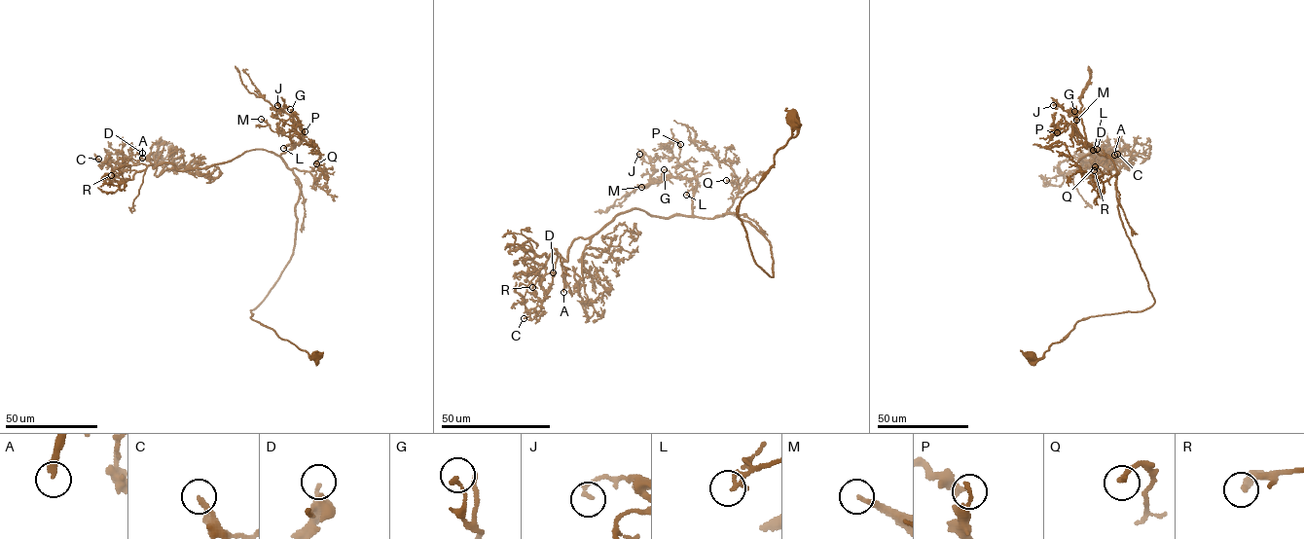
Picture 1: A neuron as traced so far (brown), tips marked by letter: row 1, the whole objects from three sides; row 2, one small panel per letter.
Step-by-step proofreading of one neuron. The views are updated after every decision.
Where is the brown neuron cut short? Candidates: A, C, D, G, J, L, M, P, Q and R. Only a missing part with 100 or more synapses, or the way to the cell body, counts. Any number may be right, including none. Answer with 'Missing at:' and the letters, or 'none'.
Missing at: A

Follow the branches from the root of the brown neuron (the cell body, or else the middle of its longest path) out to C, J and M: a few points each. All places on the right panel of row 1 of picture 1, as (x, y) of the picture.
C: (1029, 355), (1041, 358), (1078, 320), (1154, 302), (1119, 215), (1112, 161), (1099, 150), (1075, 162), (1117, 154)
J: (1029, 355), (1041, 358), (1078, 320), (1154, 301), (1119, 215), (1112, 161), (1089, 146), (1080, 113), (1053, 105)
M: (1029, 355), (1041, 358), (1078, 320), (1141, 311), (1154, 301), (1119, 215), (1112, 161), (1082, 143), (1076, 120)

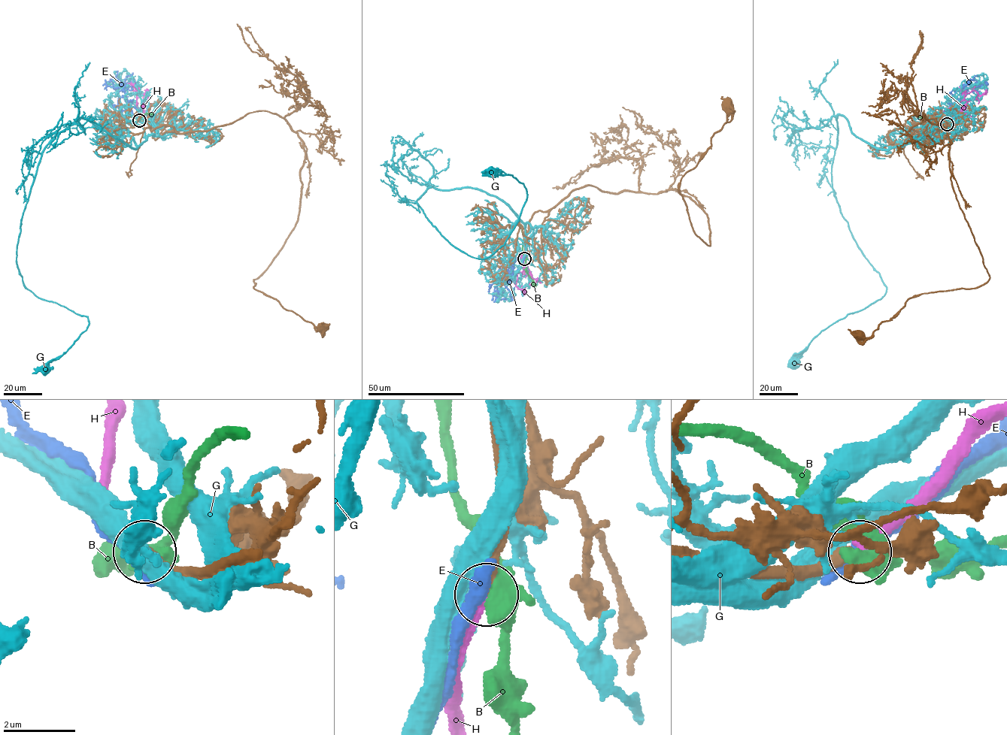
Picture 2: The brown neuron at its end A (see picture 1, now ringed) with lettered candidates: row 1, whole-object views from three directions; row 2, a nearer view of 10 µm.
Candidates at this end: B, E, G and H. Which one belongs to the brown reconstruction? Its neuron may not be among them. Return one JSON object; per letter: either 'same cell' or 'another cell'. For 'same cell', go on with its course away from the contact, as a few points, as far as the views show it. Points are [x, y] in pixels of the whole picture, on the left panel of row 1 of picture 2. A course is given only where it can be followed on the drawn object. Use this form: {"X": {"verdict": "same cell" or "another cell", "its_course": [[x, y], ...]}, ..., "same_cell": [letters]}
{"B": {"verdict": "another cell"}, "E": {"verdict": "another cell"}, "G": {"verdict": "another cell"}, "H": {"verdict": "same cell", "its_course": [[139, 120], [137, 116], [138, 91], [132, 86], [133, 90], [135, 90], [139, 84]]}, "same_cell": ["H"]}

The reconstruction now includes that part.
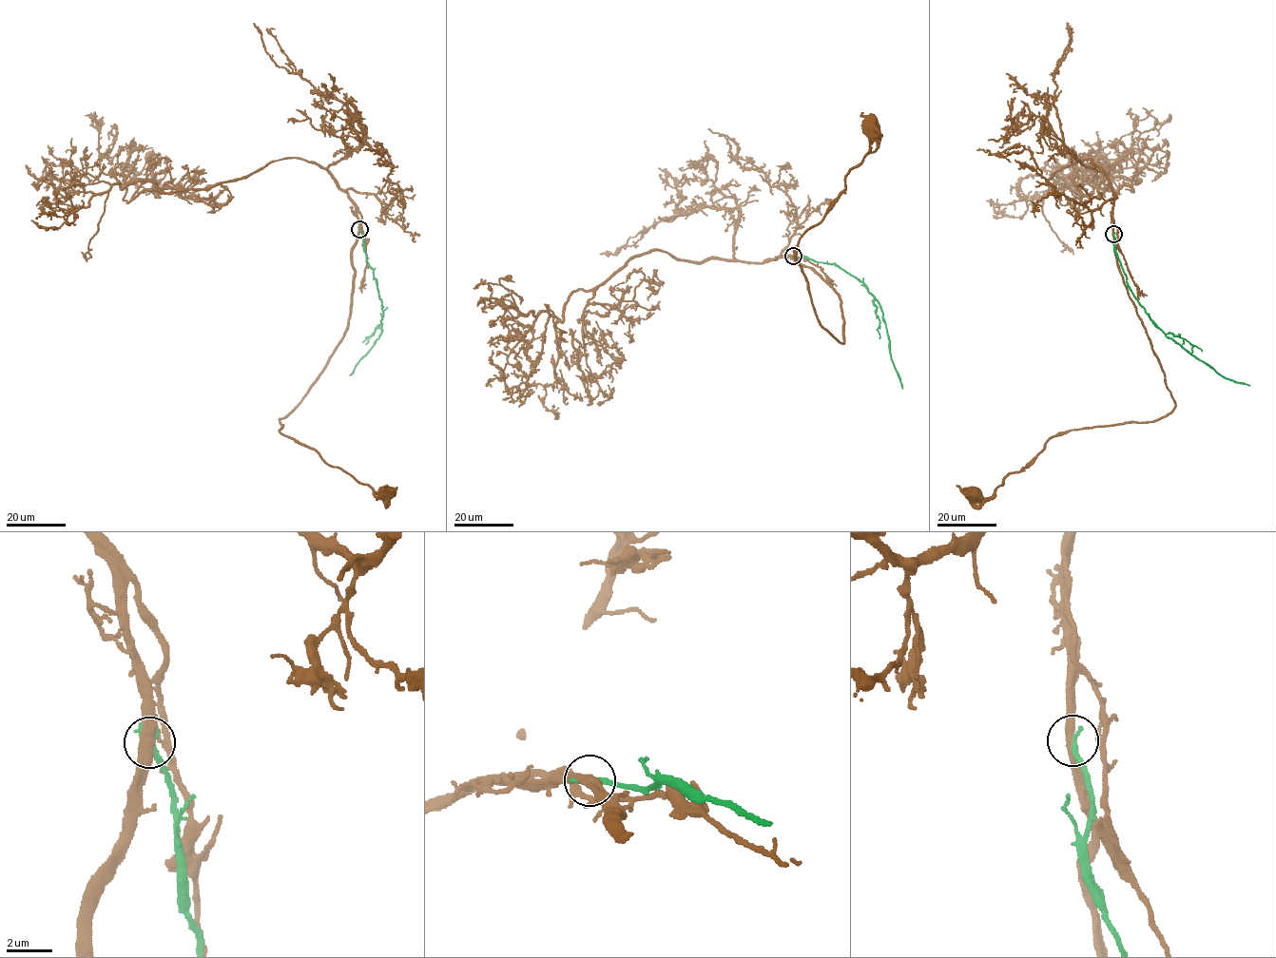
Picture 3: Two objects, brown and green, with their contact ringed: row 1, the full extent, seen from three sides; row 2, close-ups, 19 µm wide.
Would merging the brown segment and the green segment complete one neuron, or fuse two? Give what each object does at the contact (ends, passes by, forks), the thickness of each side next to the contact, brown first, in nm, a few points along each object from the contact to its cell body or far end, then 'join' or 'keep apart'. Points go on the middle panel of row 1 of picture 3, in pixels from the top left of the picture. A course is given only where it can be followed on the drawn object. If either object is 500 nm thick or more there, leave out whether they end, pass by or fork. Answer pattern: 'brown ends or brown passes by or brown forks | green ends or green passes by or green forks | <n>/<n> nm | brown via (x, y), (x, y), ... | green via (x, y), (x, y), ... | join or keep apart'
brown passes by | green ends | 360/320 nm | brown via (793, 256), (840, 297), (843, 343), (821, 325), (796, 249), (866, 155), (870, 124) | green via (793, 256), (833, 263), (863, 282), (880, 307), (890, 353), (902, 389) | keep apart

